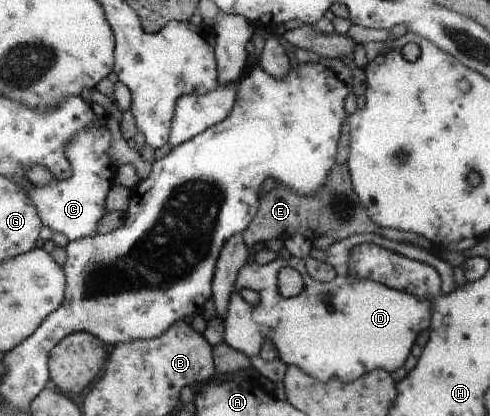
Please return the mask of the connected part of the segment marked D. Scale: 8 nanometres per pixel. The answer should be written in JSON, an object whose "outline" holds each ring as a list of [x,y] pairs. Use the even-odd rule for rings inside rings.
{"outline":[[[380,234],[353,235],[335,241],[327,250],[316,247],[310,250],[311,258],[331,264],[335,269],[335,280],[327,284],[315,282],[307,273],[305,260],[295,256],[289,259],[278,256],[265,265],[252,260],[241,266],[223,319],[225,343],[251,359],[260,354],[264,342],[269,340],[277,351],[277,358],[283,360],[286,366],[297,366],[323,382],[335,378],[339,378],[341,382],[353,382],[375,368],[383,368],[387,372],[399,370],[409,358],[419,332],[430,328],[431,308],[423,298],[415,298],[411,294],[407,296],[405,292],[387,288],[373,280],[349,282],[349,254],[355,246],[363,243],[380,246],[395,254],[407,254],[407,258],[412,261],[434,268],[440,276],[443,294],[452,293],[458,288],[453,278],[453,266],[436,252],[413,244],[401,244],[398,240],[386,239]],[[285,266],[295,268],[303,278],[303,292],[299,296],[286,298],[279,292],[277,274]],[[241,288],[255,291],[259,295],[258,304],[252,305],[245,301],[238,293]]]}

